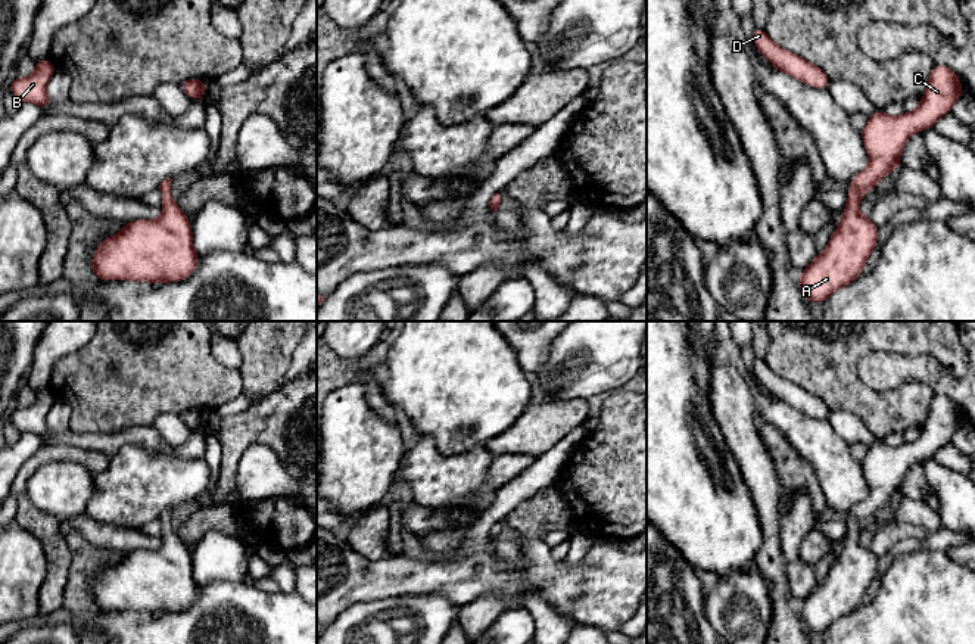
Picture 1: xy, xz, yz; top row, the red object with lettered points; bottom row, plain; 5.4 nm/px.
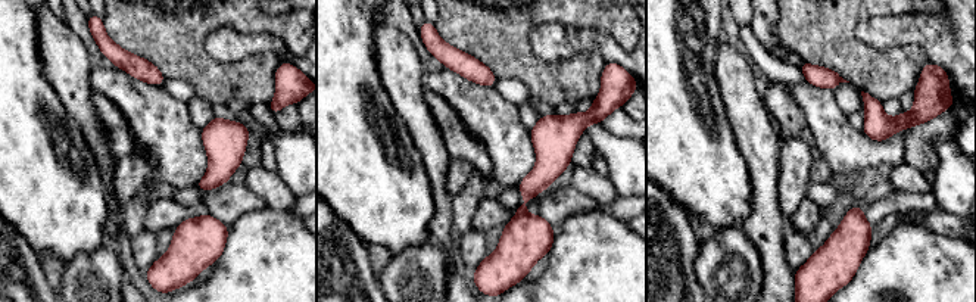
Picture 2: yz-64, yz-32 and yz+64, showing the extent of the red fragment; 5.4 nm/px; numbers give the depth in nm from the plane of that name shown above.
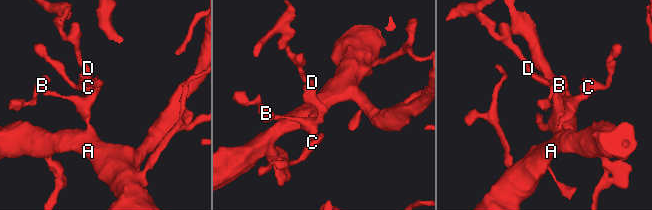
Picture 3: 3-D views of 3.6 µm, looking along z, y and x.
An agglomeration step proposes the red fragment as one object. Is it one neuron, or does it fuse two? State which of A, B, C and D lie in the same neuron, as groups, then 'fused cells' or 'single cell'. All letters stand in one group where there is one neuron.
groups A B C D; single cell

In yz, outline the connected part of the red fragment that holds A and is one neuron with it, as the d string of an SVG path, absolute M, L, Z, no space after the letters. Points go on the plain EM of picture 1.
M934 395L921 435L913 442L888 447L876 439L860 461L869 494L850 510L850 523L842 550L829 569L826 579L817 584L798 606L807 632L825 632L835 620L850 615L860 604L878 572L878 556L859 541L865 522L888 503L900 497L901 480L909 467L931 458L962 426L957 404L946 395Z

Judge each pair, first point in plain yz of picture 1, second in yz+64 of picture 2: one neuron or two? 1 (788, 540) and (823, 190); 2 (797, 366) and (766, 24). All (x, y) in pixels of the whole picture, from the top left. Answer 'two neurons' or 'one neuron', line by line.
1: two neurons
2: two neurons

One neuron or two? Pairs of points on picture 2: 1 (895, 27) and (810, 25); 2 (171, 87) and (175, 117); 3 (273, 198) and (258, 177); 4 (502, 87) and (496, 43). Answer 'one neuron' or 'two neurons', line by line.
1: two neurons
2: two neurons
3: one neuron
4: two neurons

